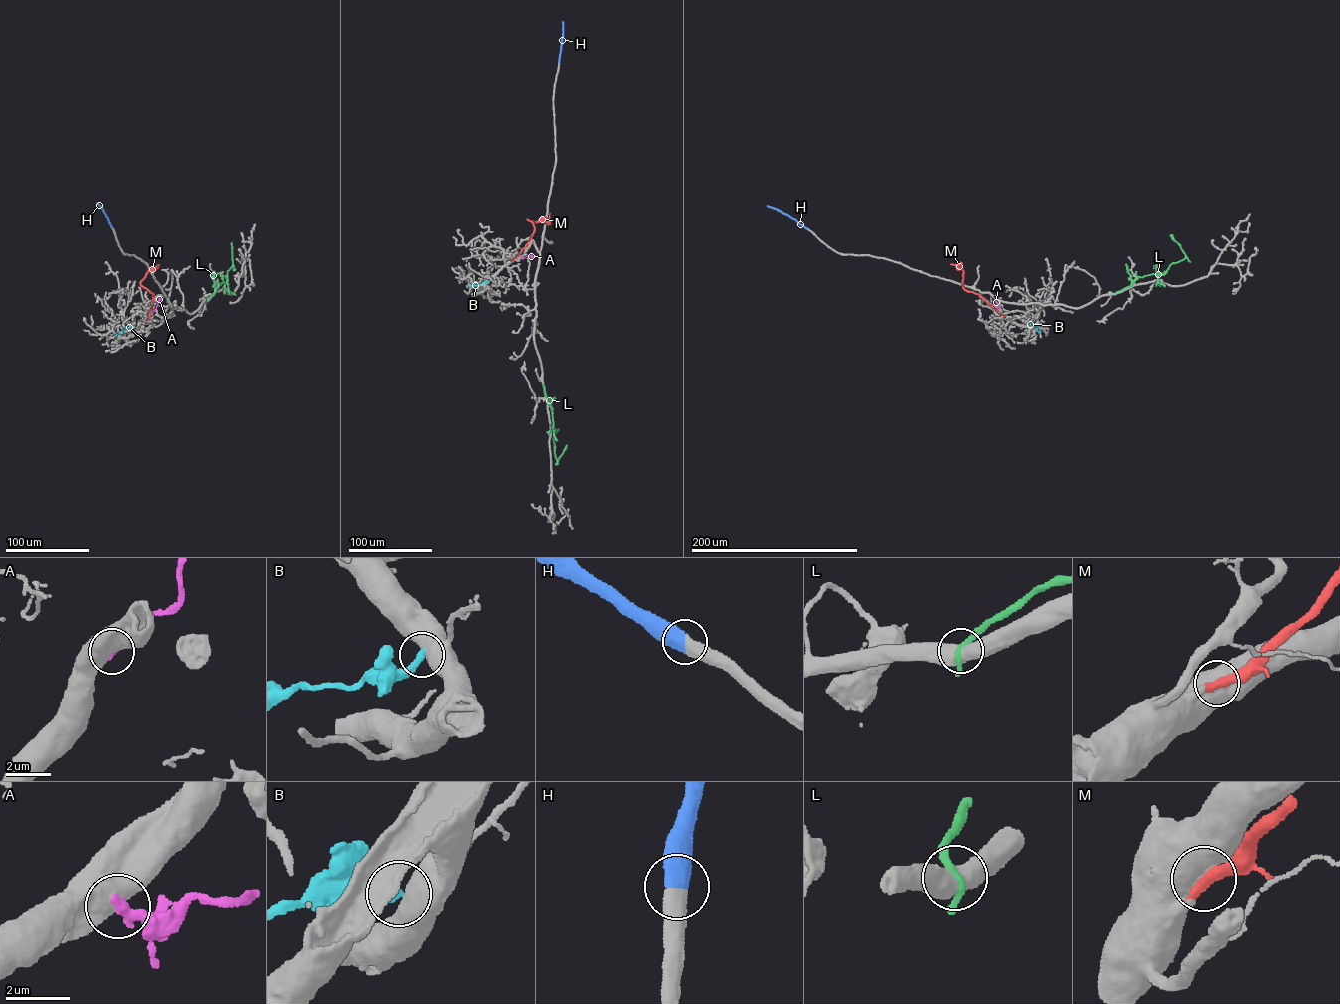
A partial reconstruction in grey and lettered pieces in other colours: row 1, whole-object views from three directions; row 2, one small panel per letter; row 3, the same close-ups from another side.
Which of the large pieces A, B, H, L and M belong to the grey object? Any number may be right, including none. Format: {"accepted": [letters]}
{"accepted": ["H", "M"]}

